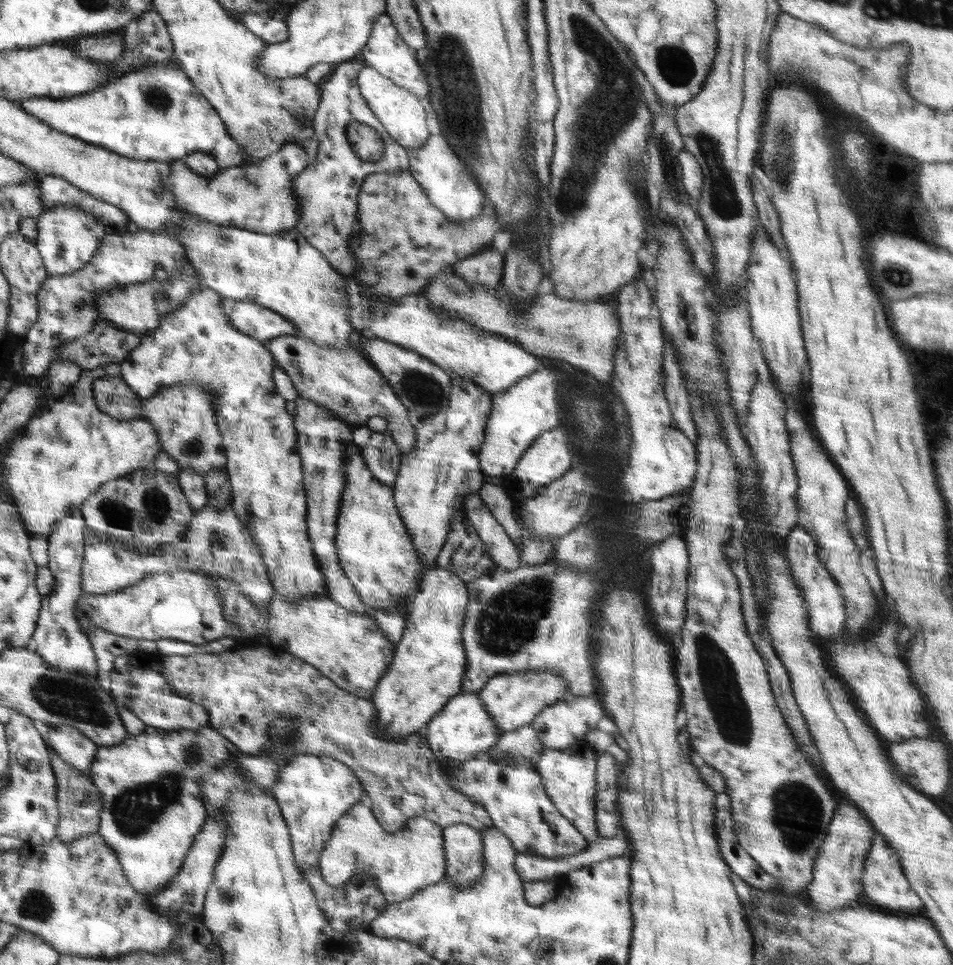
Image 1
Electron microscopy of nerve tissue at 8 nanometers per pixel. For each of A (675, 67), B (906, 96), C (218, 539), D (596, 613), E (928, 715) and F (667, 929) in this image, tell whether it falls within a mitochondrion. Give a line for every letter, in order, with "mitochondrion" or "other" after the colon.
A: mitochondrion
B: other
C: mitochondrion
D: other
E: other
F: other

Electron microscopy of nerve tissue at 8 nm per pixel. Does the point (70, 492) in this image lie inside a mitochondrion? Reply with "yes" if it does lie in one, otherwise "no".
no

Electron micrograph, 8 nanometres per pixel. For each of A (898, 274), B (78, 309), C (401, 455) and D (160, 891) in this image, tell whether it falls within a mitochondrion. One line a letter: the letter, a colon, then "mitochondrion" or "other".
A: mitochondrion
B: mitochondrion
C: other
D: other

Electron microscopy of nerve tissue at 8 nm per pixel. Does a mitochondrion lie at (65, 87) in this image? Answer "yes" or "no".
no

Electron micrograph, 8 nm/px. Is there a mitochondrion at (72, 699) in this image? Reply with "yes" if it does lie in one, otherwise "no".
yes

